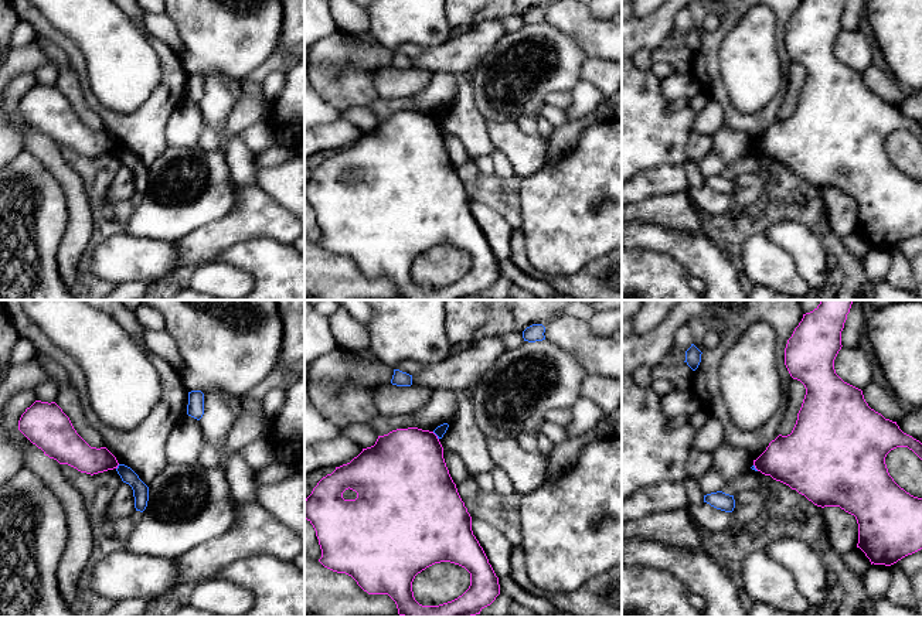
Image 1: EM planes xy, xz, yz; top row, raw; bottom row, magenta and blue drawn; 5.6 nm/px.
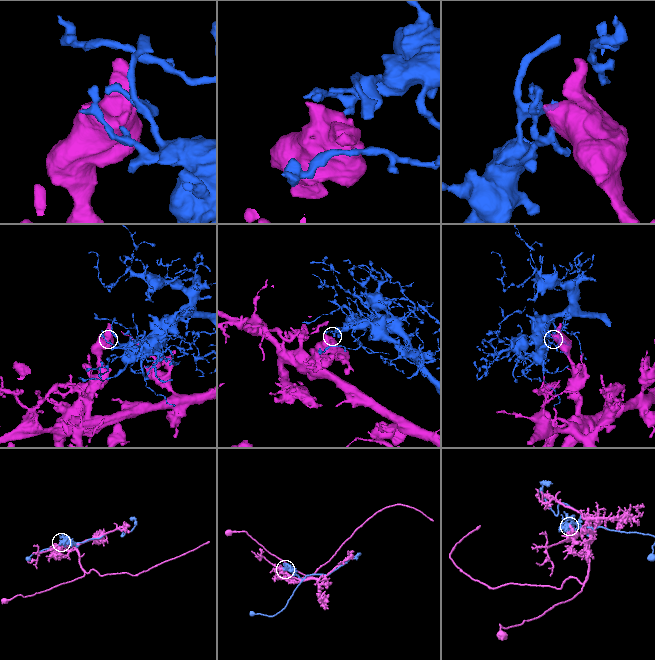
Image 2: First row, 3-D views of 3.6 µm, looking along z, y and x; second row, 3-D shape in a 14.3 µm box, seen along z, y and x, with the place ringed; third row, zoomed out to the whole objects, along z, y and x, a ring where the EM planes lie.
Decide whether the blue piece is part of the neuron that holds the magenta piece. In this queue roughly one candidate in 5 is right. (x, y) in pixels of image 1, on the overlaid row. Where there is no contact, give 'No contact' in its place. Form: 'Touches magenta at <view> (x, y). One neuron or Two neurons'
Touches magenta at xz (436, 436). Two neurons

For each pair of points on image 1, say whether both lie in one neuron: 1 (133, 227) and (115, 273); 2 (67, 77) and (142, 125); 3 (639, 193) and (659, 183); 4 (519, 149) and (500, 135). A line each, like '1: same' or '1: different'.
1: different
2: different
3: same
4: same

